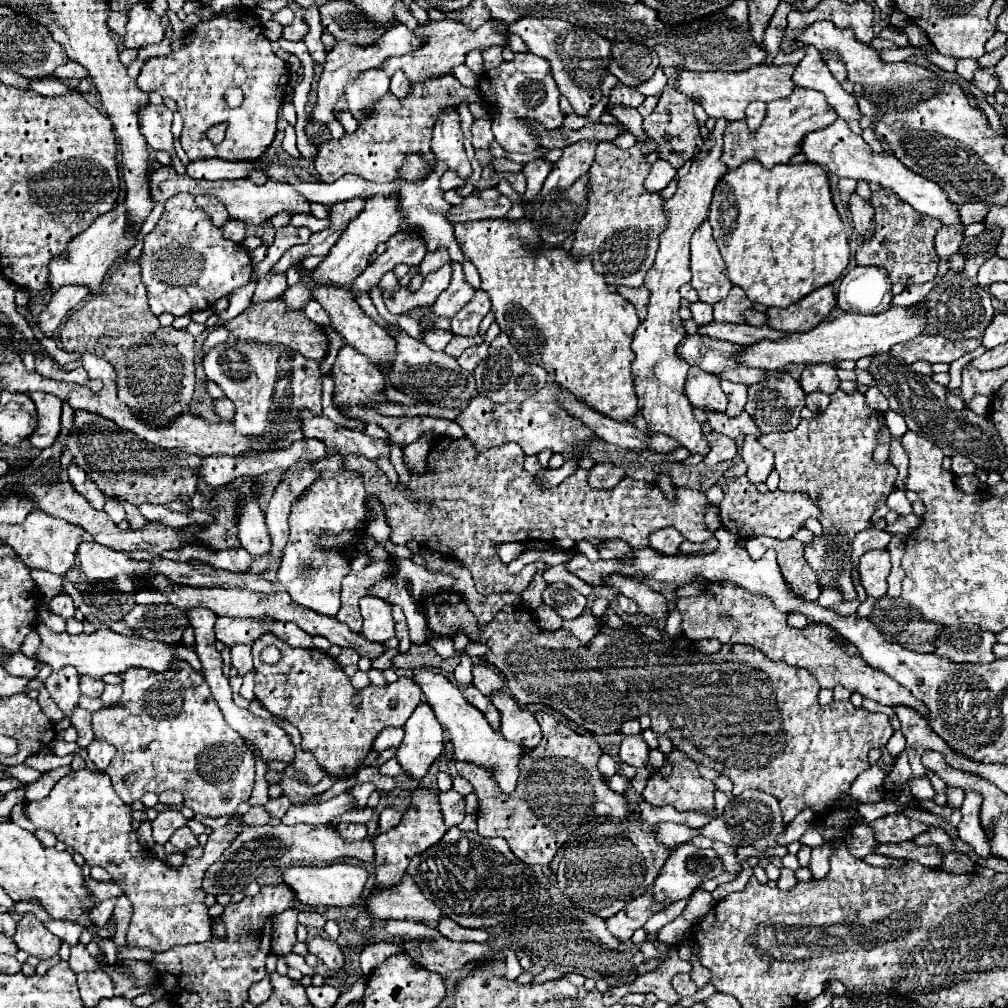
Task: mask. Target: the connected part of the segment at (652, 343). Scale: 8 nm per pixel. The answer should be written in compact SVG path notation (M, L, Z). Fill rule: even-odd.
M715 127L701 153L697 155L695 163L691 165L689 173L685 177L679 177L679 185L677 185L677 191L671 199L665 201L665 217L667 217L667 227L665 231L659 235L659 251L657 251L657 257L655 257L655 263L651 267L651 271L645 275L645 287L651 291L651 301L649 301L649 311L647 311L647 317L641 321L641 325L637 327L635 331L635 337L633 337L633 351L635 351L635 359L631 363L631 373L633 373L633 379L635 379L635 393L637 397L641 399L641 405L643 405L643 417L645 421L651 425L651 433L665 433L673 439L677 439L683 447L687 447L689 451L693 453L709 453L709 443L701 431L701 425L697 423L697 419L693 417L693 405L689 403L689 399L685 397L683 393L683 387L685 387L685 377L687 377L687 371L689 371L689 363L683 361L679 355L677 355L677 345L679 341L685 337L685 327L683 327L683 321L681 317L677 315L679 311L679 287L689 283L691 281L691 271L689 271L689 239L693 235L693 231L707 219L707 213L709 213L709 203L711 203L711 197L713 197L713 189L717 185L717 179L721 179L721 175L727 171L727 167L721 163L721 147L723 147L723 127Z

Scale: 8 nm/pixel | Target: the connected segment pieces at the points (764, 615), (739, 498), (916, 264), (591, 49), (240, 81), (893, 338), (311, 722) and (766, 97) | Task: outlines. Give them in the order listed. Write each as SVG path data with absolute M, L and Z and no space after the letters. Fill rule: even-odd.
M709 583L707 591L695 597L679 597L677 609L683 617L681 629L689 641L717 639L721 643L745 643L759 651L763 651L771 661L785 661L789 665L797 665L807 669L823 689L833 689L835 685L843 685L849 691L857 691L863 697L879 701L883 705L905 705L913 707L923 717L929 715L929 709L923 701L913 699L913 695L893 681L889 675L869 667L861 657L853 657L839 643L839 633L823 623L809 623L805 629L795 629L787 625L787 615L781 615L769 603L769 599L761 595L753 595L735 583ZM719 615L731 615L731 619L719 619Z
M721 477L717 485L723 489L723 501L719 505L721 511L721 523L725 529L729 529L733 535L741 539L751 539L757 535L767 535L775 539L789 539L793 533L803 529L803 523L809 517L821 517L821 509L817 509L817 503L803 491L795 493L783 493L783 491L767 491L759 493L755 485L747 477L735 477L735 479L725 479Z
M889 189L875 191L871 203L875 207L873 235L865 239L863 245L856 251L857 265L885 267L891 283L913 285L931 281L939 267L937 253L933 251L933 239L935 233L941 229L941 223L937 223L937 219L921 215L909 203L897 199L897 195L893 195L893 191Z
M521 17L509 25L509 31L517 33L531 53L551 63L551 73L555 83L559 85L561 95L569 99L575 115L587 119L589 109L603 97L601 81L609 73L607 65L611 57L611 43L605 37L597 35L595 31L553 17Z
M213 15L207 21L201 21L197 27L189 29L183 47L167 57L151 57L145 61L139 77L137 77L137 87L145 93L159 93L161 97L171 97L179 113L183 117L183 131L181 131L181 147L187 153L191 161L195 159L247 159L255 161L263 155L263 151L271 145L275 137L275 123L277 123L277 111L285 99L285 87L289 83L289 69L287 63L281 61L273 49L269 39L263 35L263 27L257 23L253 15L247 17L231 17L231 15ZM231 87L241 87L243 91L243 103L239 107L229 107L225 101L225 91ZM215 123L227 123L225 131L225 141L219 145L213 145L205 131L215 125Z
M895 307L895 309L889 309L885 313L879 313L879 315L857 315L857 313L843 313L841 309L833 309L833 313L821 321L817 327L813 327L811 331L805 331L805 333L791 333L783 339L777 339L777 341L771 341L771 339L763 339L755 345L749 345L747 351L739 357L739 361L747 367L757 367L757 369L783 369L787 367L789 363L801 363L801 365L811 365L811 363L839 363L843 359L861 359L861 357L869 357L869 355L879 355L879 353L887 353L893 345L901 343L901 341L909 341L913 337L917 337L923 329L925 329L925 319L927 315L927 309L925 313L921 315L913 315L911 309L901 309L901 307Z
M265 633L253 643L253 661L255 697L273 715L293 723L301 735L301 749L315 755L317 763L327 771L327 775L337 779L353 777L359 765L371 753L377 733L389 725L403 727L413 713L413 707L421 703L423 695L421 687L409 677L399 677L395 683L387 683L383 687L367 685L365 689L355 689L333 657L319 649L291 647L273 633ZM263 645L275 645L281 651L277 665L267 665L261 661ZM355 695L361 699L359 707L351 703ZM391 699L397 701L395 709L389 705Z
M757 65L749 71L741 73L723 73L723 71L711 71L711 73L697 73L697 71L681 71L677 77L677 89L703 105L705 113L709 117L723 117L727 121L739 121L745 115L745 107L751 101L775 101L789 97L793 91L791 75L795 71L795 65Z

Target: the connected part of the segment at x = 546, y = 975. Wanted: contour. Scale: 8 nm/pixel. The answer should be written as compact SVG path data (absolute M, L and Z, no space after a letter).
M551 963L548 964L545 969L533 979L533 981L531 981L531 984L541 984L546 981L561 979L564 977L564 974L565 972L563 970Z

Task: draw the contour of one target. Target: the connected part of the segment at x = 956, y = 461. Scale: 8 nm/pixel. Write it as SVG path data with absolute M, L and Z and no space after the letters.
M953 455L951 459L953 459L951 471L955 475L967 475L967 473L975 473L977 471L977 465L969 457L965 457L965 455Z

